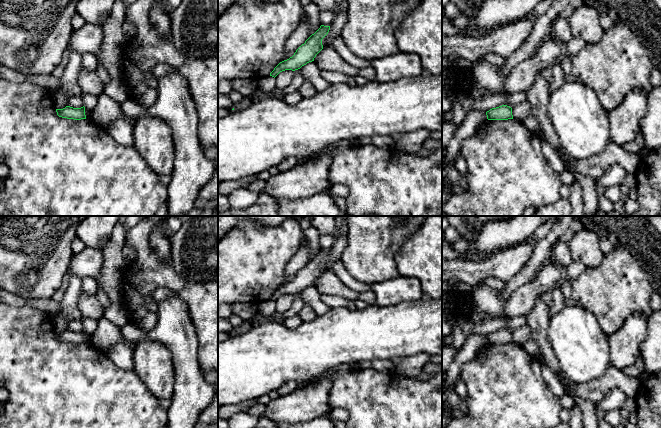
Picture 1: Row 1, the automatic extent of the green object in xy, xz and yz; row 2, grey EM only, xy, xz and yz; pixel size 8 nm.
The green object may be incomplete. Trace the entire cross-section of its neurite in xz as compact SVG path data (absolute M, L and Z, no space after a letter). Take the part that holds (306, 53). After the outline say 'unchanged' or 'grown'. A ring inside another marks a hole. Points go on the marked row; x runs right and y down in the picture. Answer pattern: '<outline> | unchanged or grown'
M321 25L320 28L296 50L292 57L280 62L270 73L270 76L275 78L282 71L295 71L307 63L314 61L316 55L323 49L322 39L328 34L329 30L330 26Z | unchanged

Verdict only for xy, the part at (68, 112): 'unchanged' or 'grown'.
unchanged

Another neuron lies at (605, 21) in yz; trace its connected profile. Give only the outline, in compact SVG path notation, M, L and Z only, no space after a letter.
M600 13L600 24L604 30L607 30L613 25L613 22L609 15L606 13Z

